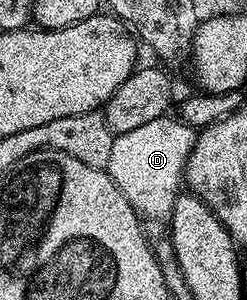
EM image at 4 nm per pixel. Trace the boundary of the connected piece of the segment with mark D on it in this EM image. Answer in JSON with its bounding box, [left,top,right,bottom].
[106,116,196,222]

